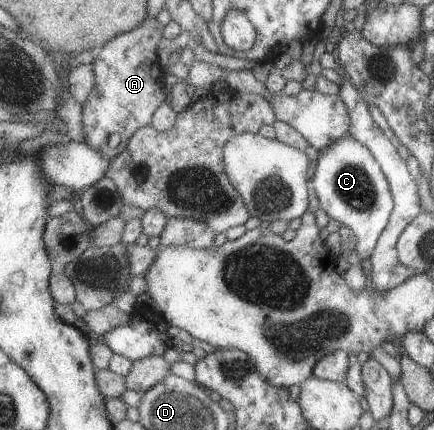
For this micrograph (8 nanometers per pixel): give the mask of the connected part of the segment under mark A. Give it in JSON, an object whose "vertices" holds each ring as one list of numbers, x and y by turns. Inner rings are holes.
{"vertices":[[148,17,141,27,114,37,99,49,92,62,95,89,83,107,83,129,86,142,110,159,126,151,130,139,145,126,152,126,154,113,166,102,169,80,160,65,158,43,164,38,164,29,157,17]]}

